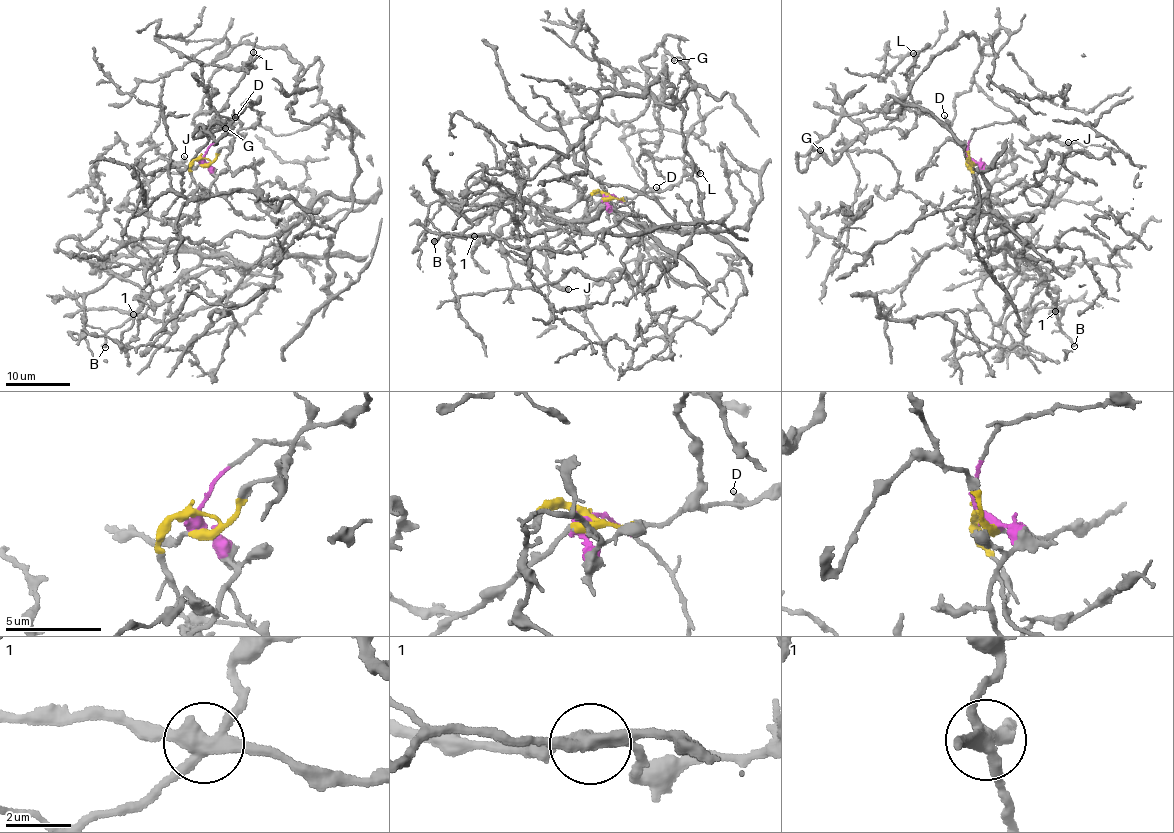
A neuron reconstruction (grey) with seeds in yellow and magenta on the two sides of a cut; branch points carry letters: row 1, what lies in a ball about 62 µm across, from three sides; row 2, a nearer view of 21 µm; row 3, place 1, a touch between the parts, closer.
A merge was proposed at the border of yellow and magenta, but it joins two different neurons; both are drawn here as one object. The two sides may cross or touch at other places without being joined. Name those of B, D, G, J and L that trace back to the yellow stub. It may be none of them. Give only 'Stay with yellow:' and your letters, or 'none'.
Stay with yellow: D, G, L

